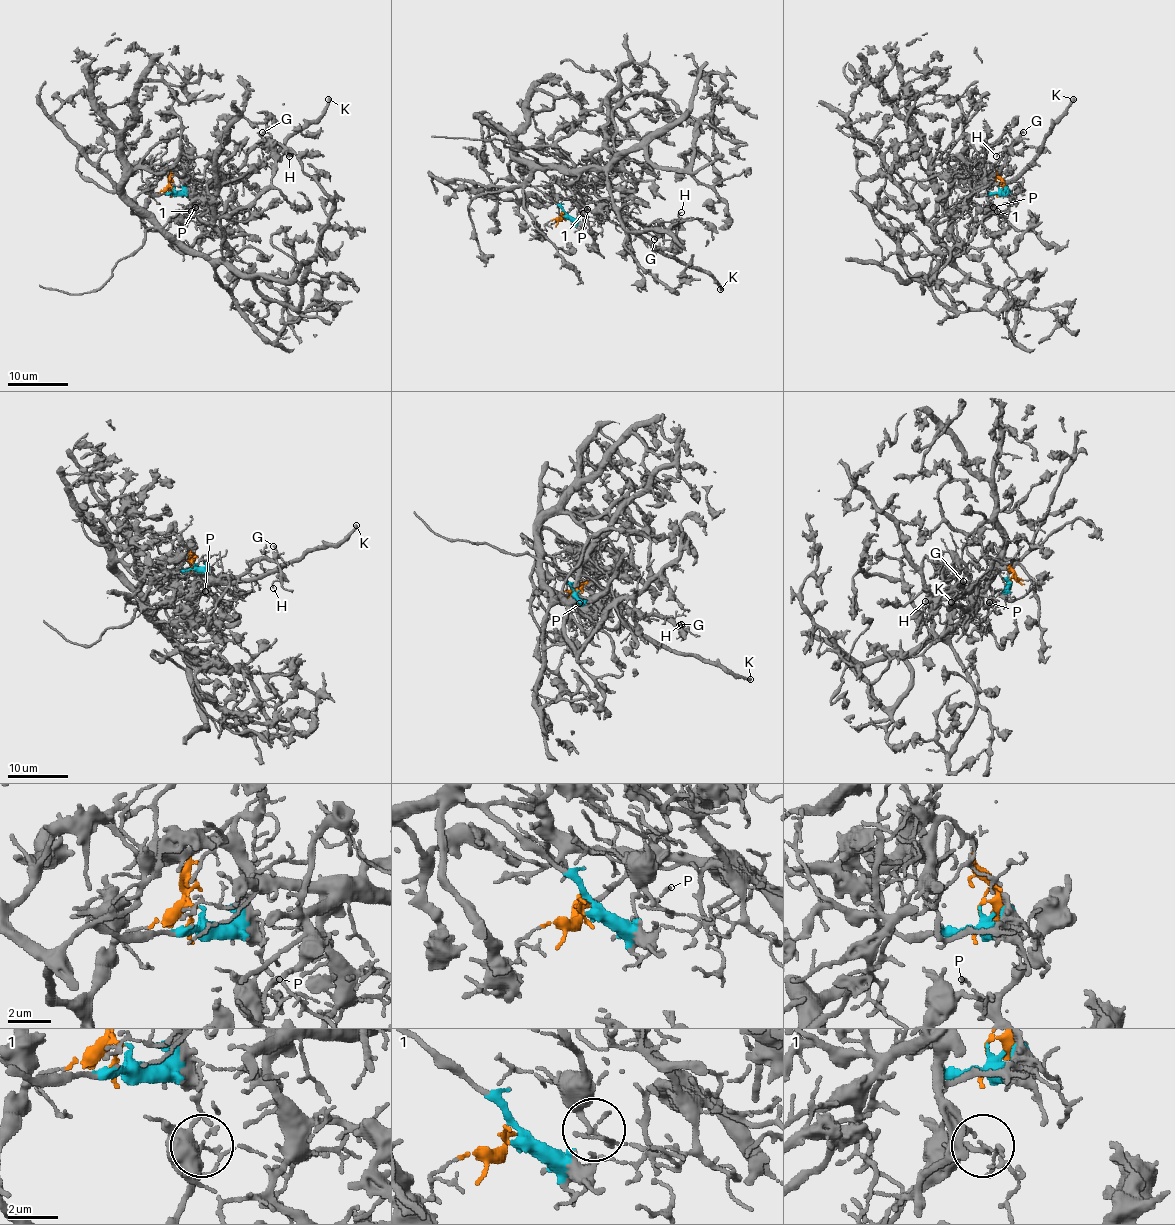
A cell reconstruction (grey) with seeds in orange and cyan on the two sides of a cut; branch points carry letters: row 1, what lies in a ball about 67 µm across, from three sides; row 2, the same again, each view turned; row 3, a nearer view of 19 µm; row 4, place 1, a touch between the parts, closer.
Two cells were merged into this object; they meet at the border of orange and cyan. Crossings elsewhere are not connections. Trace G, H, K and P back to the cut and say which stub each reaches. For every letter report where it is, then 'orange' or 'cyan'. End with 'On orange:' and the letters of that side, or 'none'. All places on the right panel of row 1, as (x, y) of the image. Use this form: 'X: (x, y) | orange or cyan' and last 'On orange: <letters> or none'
G: (1023, 132) | orange
H: (996, 156) | orange
K: (1073, 99) | orange
P: (993, 207) | orange
On orange: G, H, K, P

